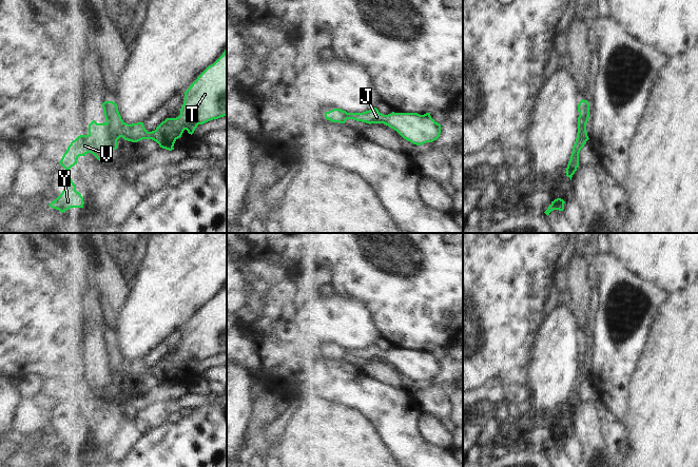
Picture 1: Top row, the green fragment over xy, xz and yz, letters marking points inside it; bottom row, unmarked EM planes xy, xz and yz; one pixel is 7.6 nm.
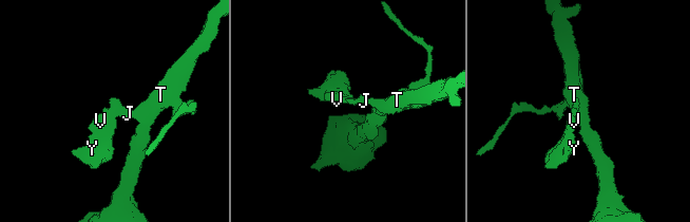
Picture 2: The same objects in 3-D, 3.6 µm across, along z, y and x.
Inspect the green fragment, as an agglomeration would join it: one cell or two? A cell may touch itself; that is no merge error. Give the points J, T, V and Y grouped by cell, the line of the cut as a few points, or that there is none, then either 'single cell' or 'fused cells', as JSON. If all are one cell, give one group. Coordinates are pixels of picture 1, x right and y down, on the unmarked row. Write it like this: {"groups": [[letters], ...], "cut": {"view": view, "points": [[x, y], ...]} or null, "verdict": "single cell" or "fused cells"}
{"groups": [["J", "T"], ["V", "Y"]], "cut": {"view": "xy", "points": [[107, 358], [110, 366], [119, 373]]}, "verdict": "fused cells"}

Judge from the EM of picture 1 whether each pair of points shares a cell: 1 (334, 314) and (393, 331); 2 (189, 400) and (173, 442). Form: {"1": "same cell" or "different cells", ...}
{"1": "different cells", "2": "different cells"}

